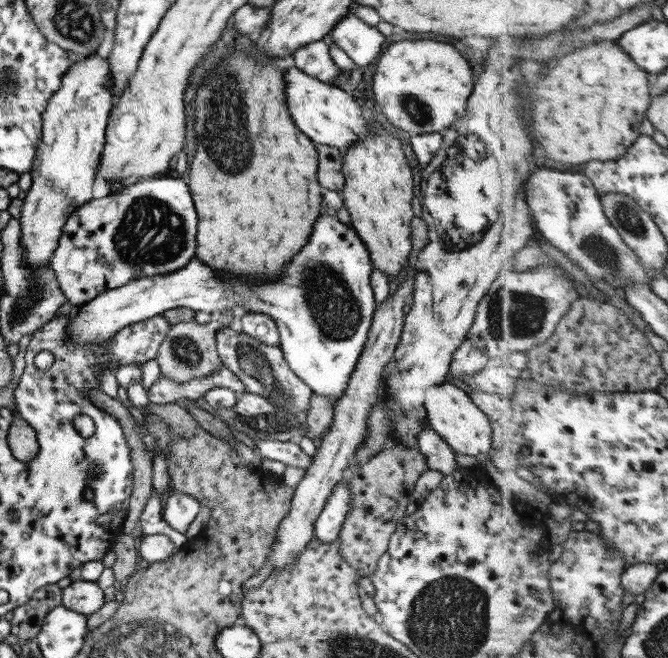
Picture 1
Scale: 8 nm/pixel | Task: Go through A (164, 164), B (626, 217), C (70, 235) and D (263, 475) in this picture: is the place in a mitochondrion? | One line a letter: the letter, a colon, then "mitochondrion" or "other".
A: other
B: mitochondrion
C: other
D: other

